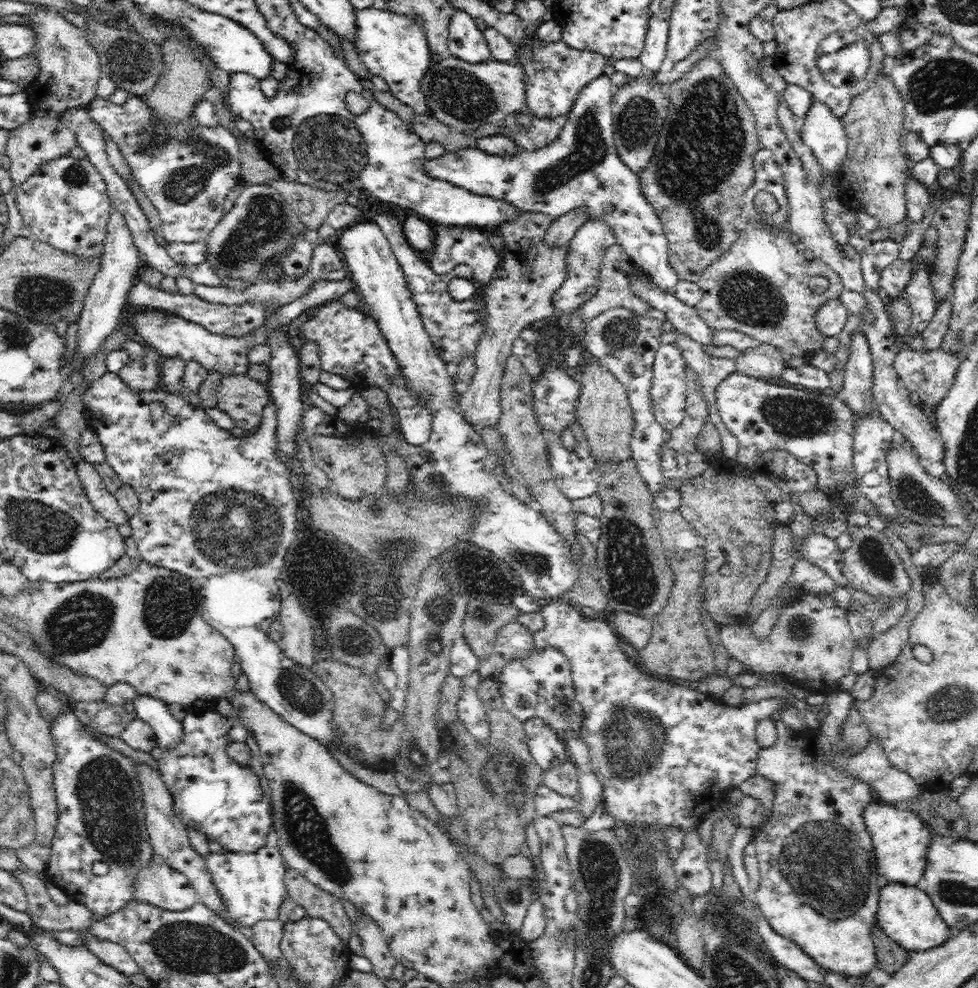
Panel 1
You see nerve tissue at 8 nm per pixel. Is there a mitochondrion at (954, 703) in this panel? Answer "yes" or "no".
yes

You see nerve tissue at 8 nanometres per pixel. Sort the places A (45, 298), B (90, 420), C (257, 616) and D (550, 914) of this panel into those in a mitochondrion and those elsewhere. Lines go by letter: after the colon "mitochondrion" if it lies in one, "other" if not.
A: mitochondrion
B: other
C: other
D: other

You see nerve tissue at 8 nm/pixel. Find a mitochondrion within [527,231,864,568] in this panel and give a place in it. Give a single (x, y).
(749, 297)

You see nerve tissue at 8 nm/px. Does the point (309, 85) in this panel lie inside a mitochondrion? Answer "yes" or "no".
no

